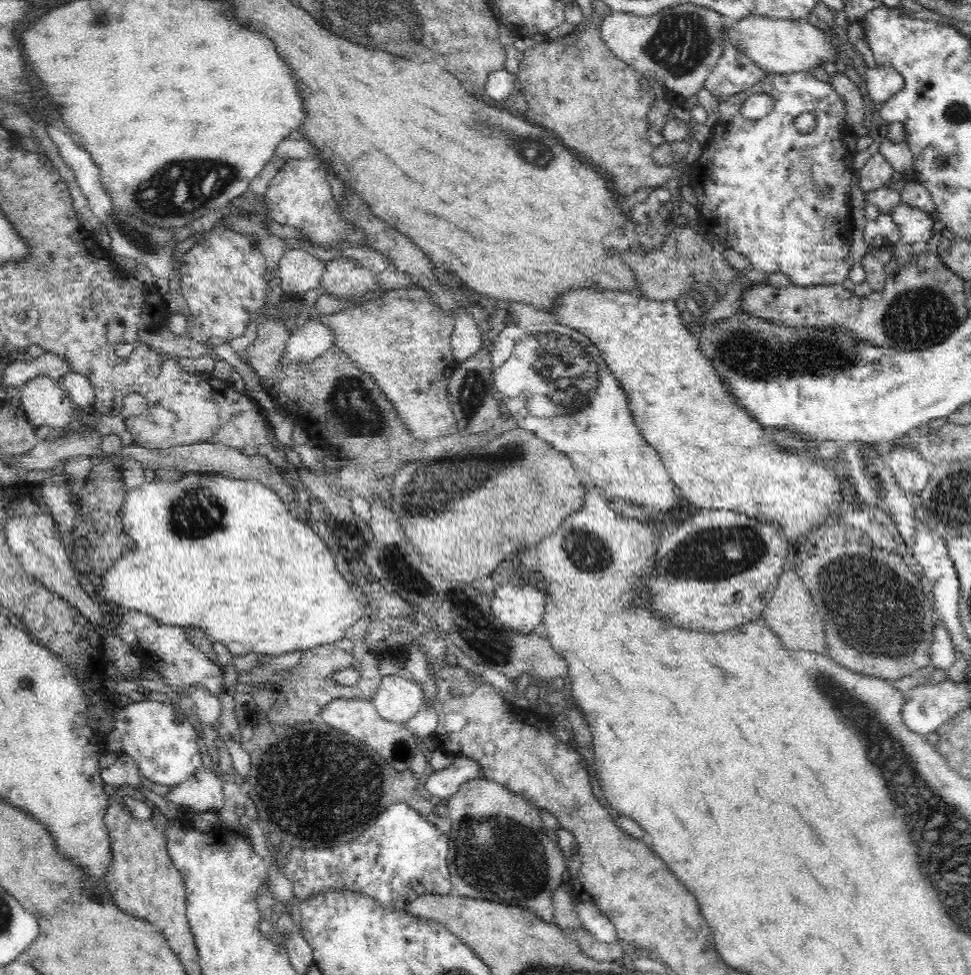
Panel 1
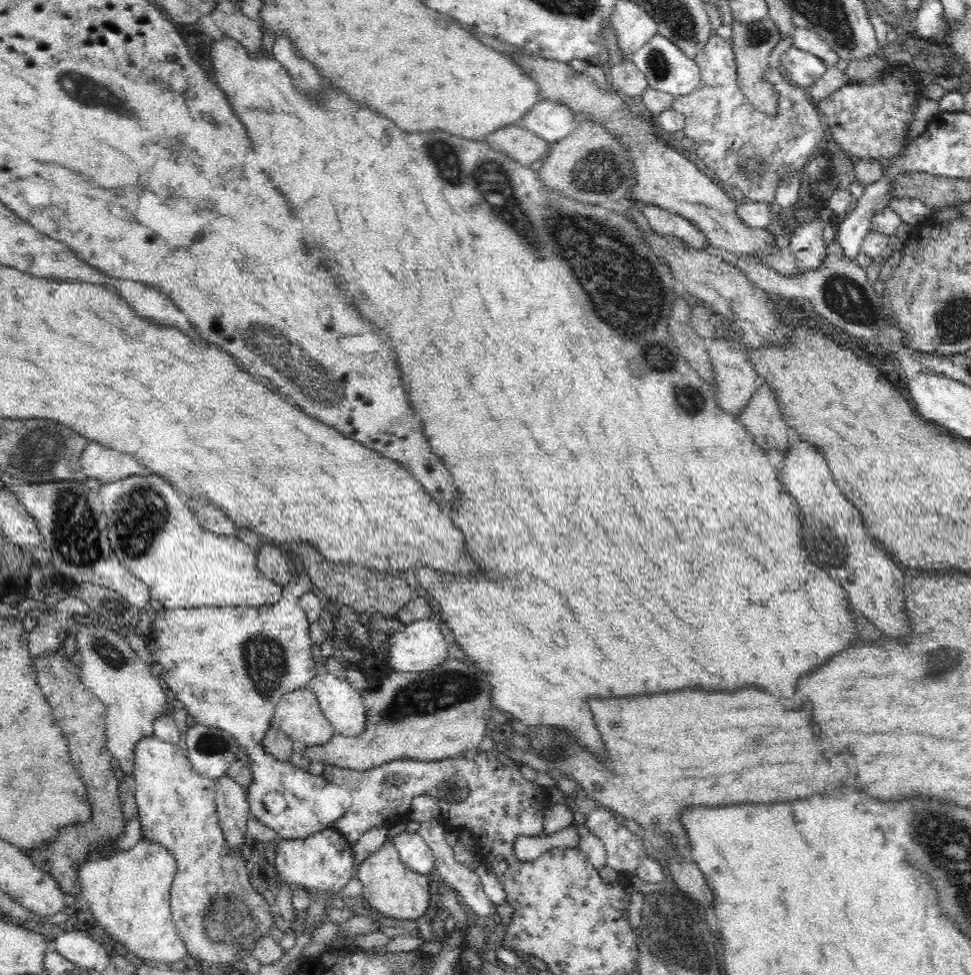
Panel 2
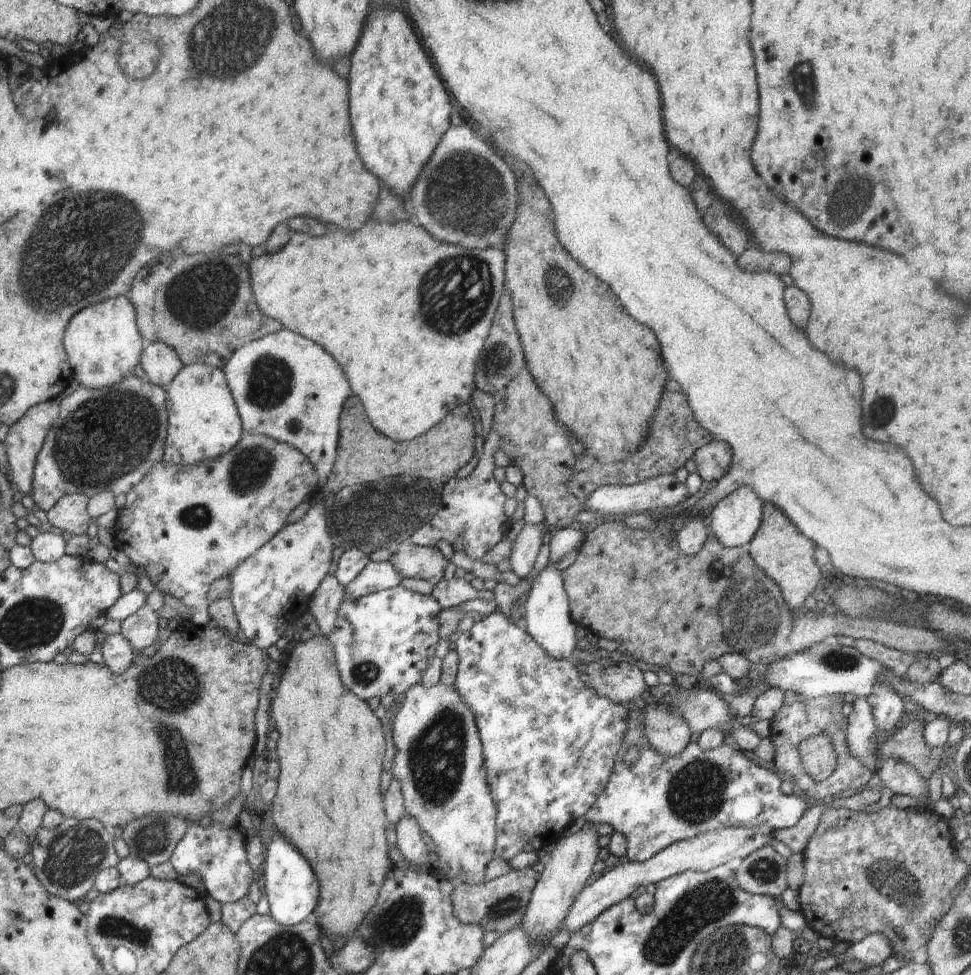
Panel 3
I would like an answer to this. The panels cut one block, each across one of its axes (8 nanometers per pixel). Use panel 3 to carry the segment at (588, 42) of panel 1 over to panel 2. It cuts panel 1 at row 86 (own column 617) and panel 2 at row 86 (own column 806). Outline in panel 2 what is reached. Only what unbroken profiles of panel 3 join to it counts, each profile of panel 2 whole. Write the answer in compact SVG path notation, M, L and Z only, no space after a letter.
M630 58L616 66L607 67L606 71L612 89L628 100L640 97L649 87L645 74L637 69Z

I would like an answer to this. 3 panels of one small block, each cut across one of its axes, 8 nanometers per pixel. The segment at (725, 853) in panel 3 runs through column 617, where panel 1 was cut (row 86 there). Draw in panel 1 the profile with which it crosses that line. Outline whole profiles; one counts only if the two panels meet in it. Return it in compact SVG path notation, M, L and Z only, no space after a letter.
M888 64L877 65L875 68L862 67L861 72L864 94L873 102L885 103L904 88L904 78Z

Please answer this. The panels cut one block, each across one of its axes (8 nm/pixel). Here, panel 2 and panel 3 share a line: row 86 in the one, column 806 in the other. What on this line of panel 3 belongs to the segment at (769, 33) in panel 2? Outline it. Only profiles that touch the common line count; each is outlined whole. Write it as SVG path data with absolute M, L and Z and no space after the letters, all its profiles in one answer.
M827 735L802 741L799 754L805 760L807 773L816 781L826 780L837 767L838 756L834 749L834 738Z

